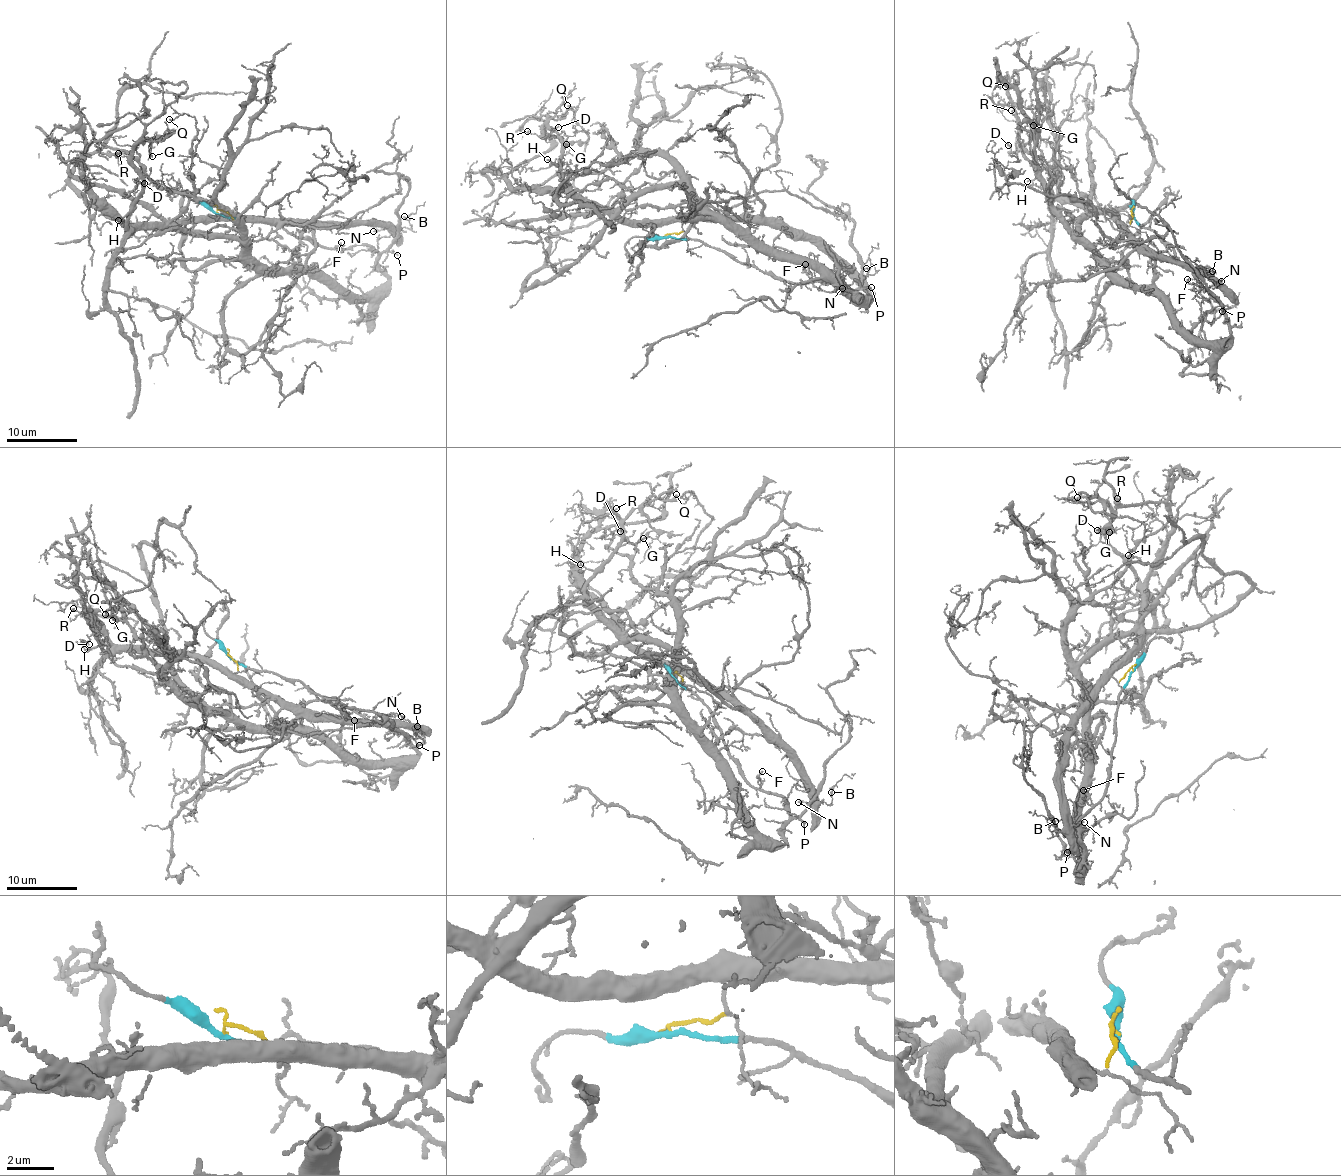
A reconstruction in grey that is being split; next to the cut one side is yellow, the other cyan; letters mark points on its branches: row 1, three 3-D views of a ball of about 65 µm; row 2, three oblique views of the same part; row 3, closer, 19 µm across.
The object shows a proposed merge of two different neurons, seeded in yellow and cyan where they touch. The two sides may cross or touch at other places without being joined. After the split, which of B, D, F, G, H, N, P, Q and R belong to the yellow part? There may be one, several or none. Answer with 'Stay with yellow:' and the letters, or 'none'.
Stay with yellow: B, D, G, H, N, Q, R

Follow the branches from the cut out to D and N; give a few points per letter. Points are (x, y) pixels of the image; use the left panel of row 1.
D: (216, 212), (221, 210), (234, 219), (131, 230), (131, 204), (141, 191), (140, 179), (132, 190), (144, 183)
N: (216, 212), (221, 210), (233, 219), (309, 219), (327, 224), (378, 220), (386, 228), (373, 231)

